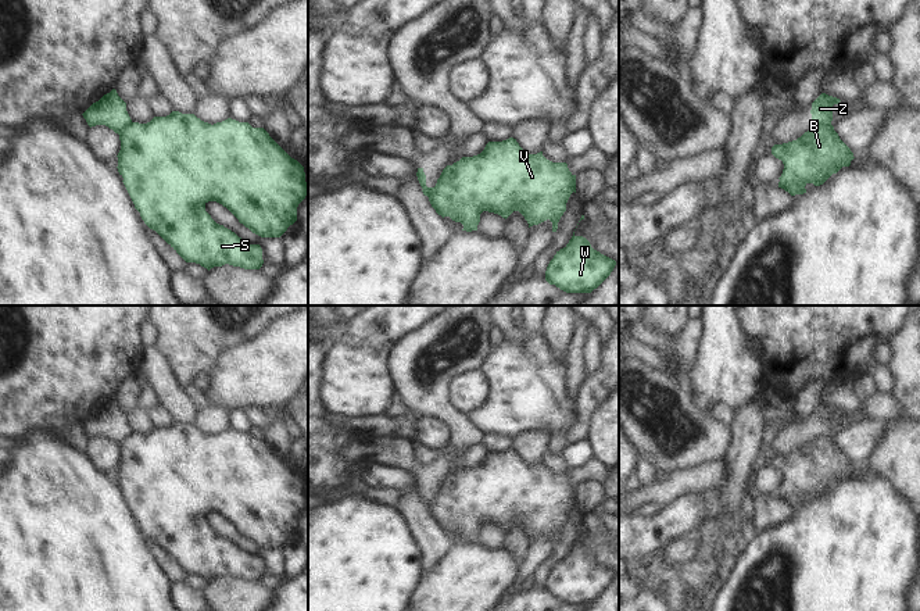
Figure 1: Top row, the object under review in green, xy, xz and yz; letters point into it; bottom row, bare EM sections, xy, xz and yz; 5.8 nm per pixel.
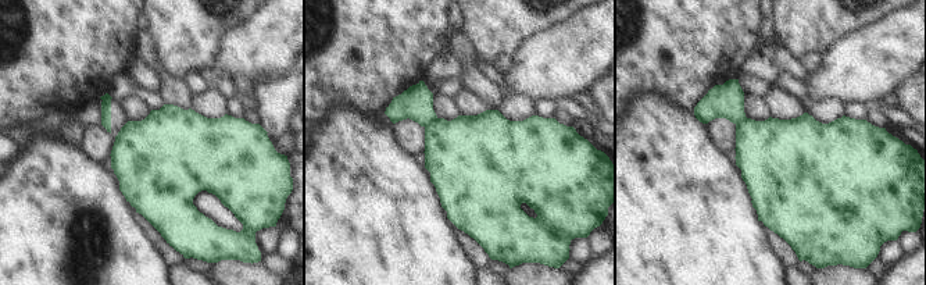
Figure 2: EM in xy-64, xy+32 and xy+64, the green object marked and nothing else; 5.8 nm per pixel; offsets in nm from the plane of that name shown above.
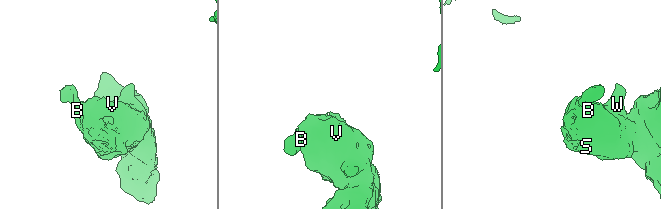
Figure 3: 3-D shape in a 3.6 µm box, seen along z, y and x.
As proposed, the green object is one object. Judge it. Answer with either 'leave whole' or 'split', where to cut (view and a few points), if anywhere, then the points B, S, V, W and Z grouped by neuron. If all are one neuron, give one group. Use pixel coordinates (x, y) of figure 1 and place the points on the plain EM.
split; cut yz (830, 435), (812, 439); groups B S V W / Z

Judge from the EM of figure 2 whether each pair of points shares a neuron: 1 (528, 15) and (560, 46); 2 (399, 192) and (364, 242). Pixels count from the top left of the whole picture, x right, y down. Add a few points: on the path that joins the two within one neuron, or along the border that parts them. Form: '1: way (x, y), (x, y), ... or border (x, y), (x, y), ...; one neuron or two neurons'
1: border (572, 14), (561, 22), (533, 34), (518, 49); two neurons
2: way (386, 205), (364, 230); one neuron

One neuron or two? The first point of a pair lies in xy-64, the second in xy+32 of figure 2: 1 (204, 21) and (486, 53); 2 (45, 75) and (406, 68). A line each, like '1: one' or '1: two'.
1: one
2: one

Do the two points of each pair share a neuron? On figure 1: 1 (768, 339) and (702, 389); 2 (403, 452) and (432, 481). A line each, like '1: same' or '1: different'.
1: different
2: same

